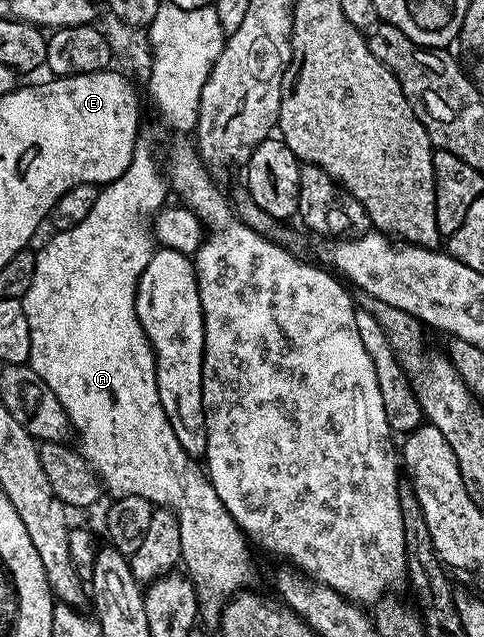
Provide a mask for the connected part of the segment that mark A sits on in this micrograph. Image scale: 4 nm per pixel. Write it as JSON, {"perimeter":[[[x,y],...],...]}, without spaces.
{"perimeter":[[[146,140],[136,142],[135,155],[129,164],[129,168],[125,168],[125,172],[121,172],[121,176],[117,176],[117,180],[106,183],[100,189],[97,196],[97,204],[93,204],[93,209],[89,211],[89,216],[85,216],[85,220],[81,220],[81,224],[77,224],[73,228],[52,233],[52,238],[43,247],[38,247],[35,255],[33,284],[29,284],[29,292],[25,292],[25,296],[21,299],[25,308],[25,316],[29,320],[29,344],[31,345],[29,365],[33,368],[33,372],[37,372],[37,376],[41,376],[41,380],[45,380],[45,384],[49,384],[49,388],[53,388],[57,400],[61,400],[61,408],[65,408],[72,427],[77,428],[77,438],[79,434],[77,449],[82,454],[83,459],[95,470],[95,475],[99,477],[102,489],[106,493],[108,490],[111,496],[115,498],[141,496],[145,500],[154,503],[156,507],[174,508],[180,519],[185,520],[188,527],[191,525],[193,529],[199,530],[199,538],[185,536],[181,540],[181,548],[183,549],[181,562],[182,565],[187,565],[188,571],[186,570],[186,573],[197,587],[198,593],[200,595],[211,594],[208,596],[207,602],[209,605],[215,606],[219,602],[219,598],[215,594],[229,593],[234,588],[235,582],[243,582],[250,576],[251,554],[247,551],[248,539],[221,504],[217,492],[205,477],[204,471],[200,467],[199,470],[195,467],[198,465],[192,461],[187,451],[181,448],[177,436],[173,436],[173,428],[165,416],[165,408],[161,408],[161,396],[157,392],[155,353],[145,336],[145,332],[141,328],[141,324],[137,320],[137,312],[135,311],[137,284],[141,280],[141,272],[145,272],[145,266],[149,264],[149,260],[157,249],[157,243],[153,237],[153,215],[157,210],[155,194],[168,193],[169,190],[168,183],[165,181],[164,171],[161,169],[160,159],[158,162],[154,158],[154,154],[154,148]]]}

